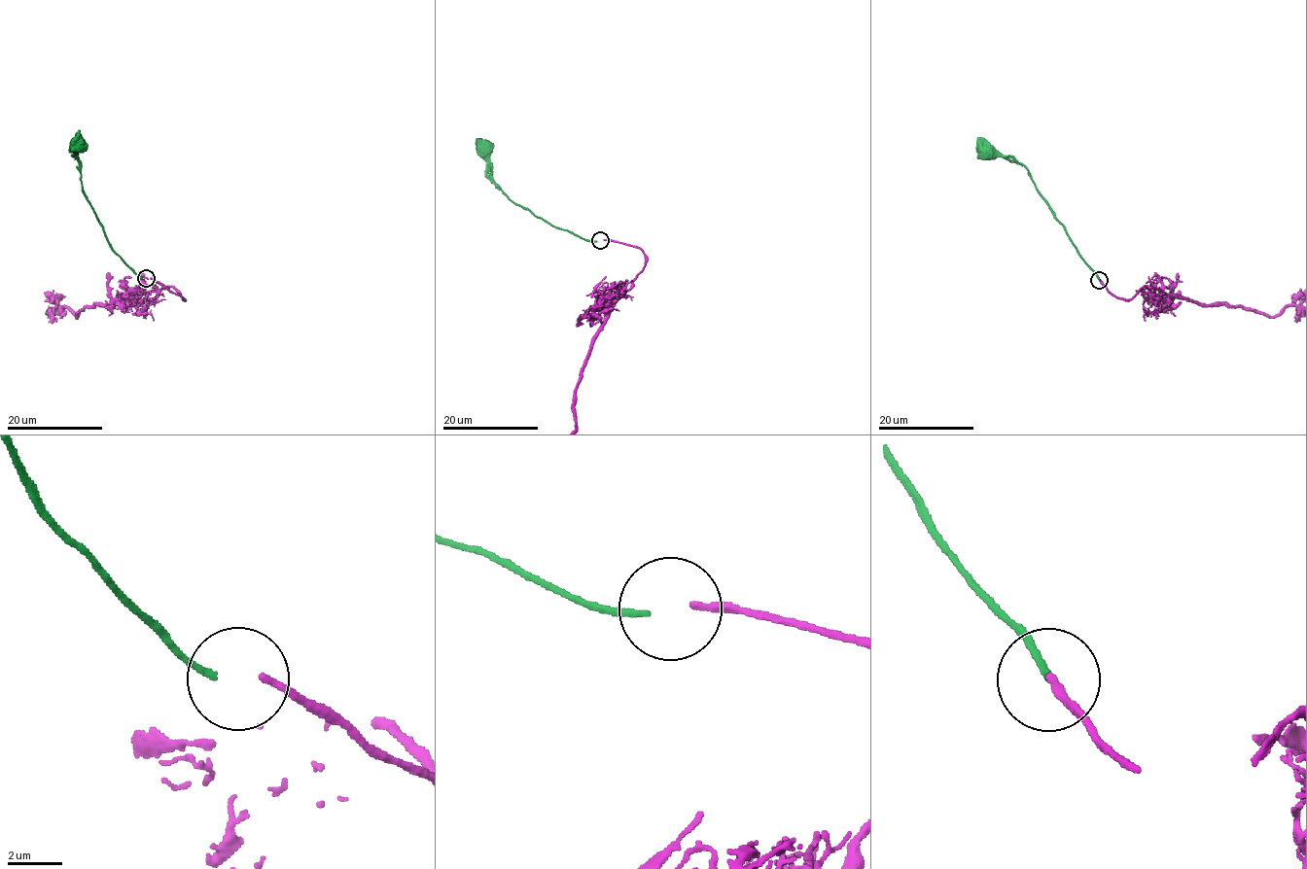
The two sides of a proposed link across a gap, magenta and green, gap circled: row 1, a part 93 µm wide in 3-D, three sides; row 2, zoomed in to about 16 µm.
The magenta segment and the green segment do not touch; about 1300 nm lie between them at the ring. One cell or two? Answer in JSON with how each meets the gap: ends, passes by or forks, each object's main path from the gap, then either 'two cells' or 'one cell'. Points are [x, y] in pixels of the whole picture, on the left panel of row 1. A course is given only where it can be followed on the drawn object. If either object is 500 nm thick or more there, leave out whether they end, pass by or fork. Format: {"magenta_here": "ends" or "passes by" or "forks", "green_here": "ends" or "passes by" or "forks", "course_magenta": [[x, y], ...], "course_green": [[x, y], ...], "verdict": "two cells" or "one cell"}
{"magenta_here": "ends", "green_here": "ends", "course_green": [[142, 278], [113, 249], [83, 189], [80, 164], [74, 156], [77, 149], [74, 143], [76, 145]], "verdict": "two cells"}

